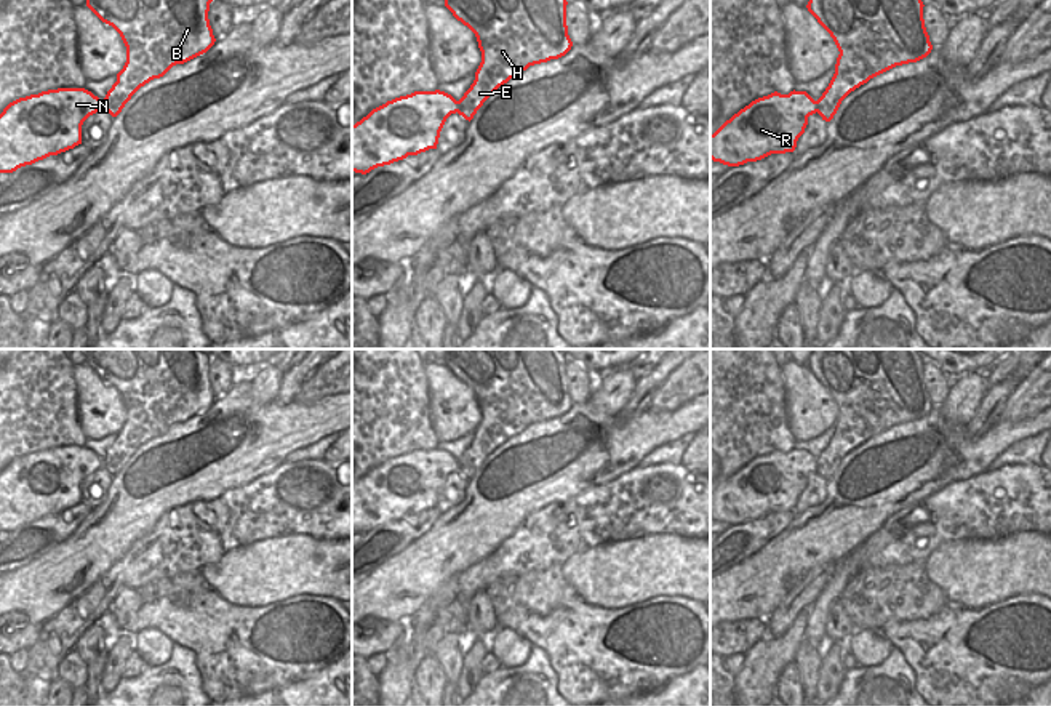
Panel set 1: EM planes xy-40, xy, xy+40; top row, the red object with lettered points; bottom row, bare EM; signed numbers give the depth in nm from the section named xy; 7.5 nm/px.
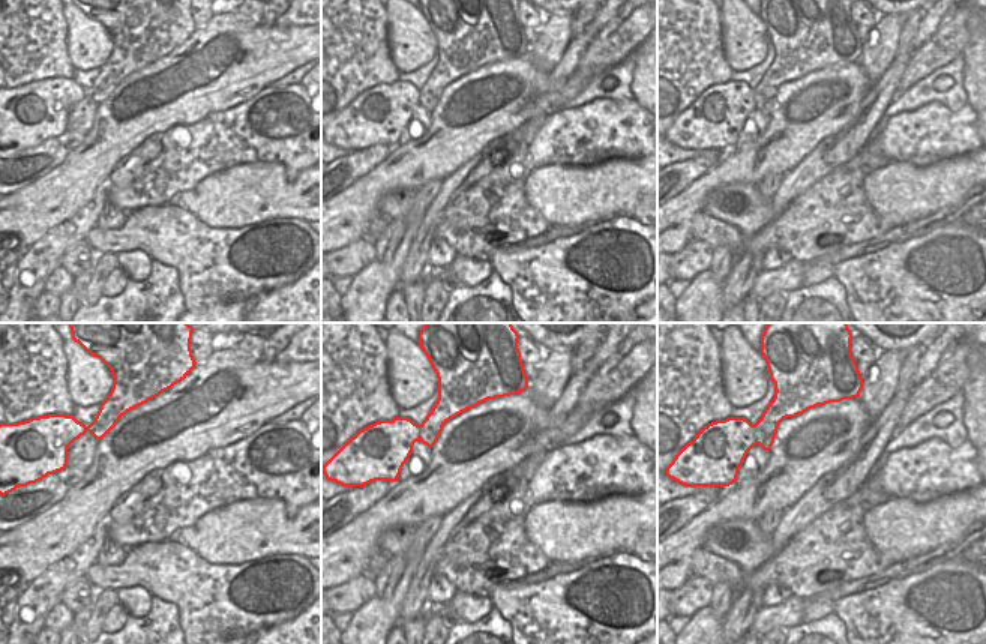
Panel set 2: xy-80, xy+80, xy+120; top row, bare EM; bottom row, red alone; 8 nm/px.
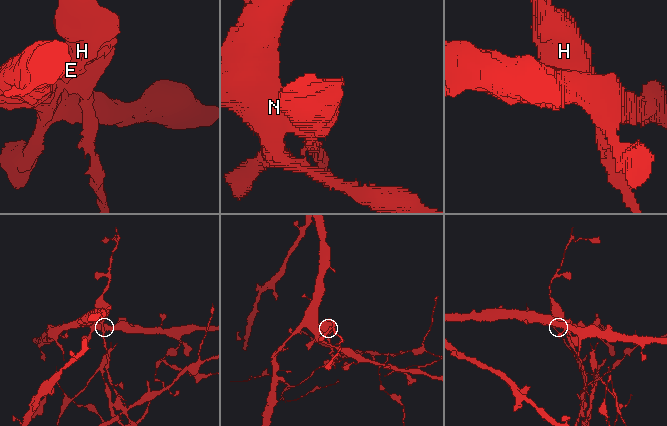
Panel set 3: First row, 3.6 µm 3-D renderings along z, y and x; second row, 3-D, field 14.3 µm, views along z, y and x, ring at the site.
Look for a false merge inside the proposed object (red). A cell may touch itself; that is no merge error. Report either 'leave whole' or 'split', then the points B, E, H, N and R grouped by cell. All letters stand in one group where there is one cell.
split; B E H / N R

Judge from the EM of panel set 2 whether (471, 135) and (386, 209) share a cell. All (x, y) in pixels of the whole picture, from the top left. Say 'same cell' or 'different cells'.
different cells

